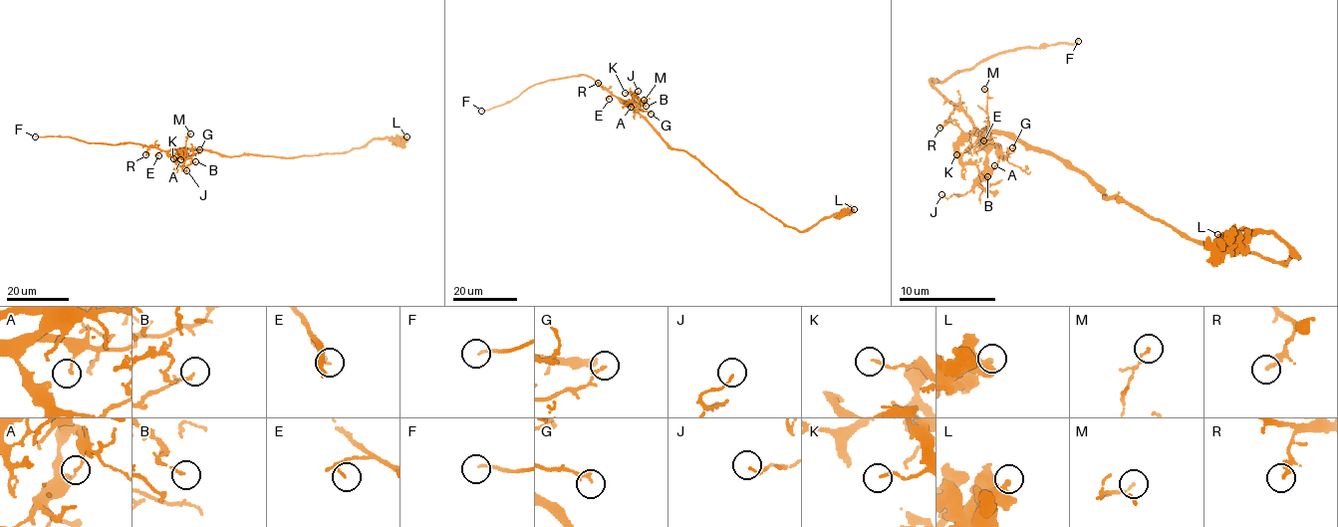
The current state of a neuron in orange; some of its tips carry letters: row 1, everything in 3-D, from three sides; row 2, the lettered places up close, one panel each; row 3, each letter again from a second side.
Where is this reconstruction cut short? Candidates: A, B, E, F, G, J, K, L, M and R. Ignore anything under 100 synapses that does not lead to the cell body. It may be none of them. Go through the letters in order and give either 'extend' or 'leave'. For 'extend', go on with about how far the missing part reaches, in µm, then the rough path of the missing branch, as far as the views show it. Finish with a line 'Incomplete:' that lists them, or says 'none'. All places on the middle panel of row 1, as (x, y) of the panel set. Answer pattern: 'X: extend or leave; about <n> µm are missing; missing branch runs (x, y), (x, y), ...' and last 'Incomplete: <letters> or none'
A: leave
B: leave
E: leave
F: extend; about 10 µm are missing; missing branch runs (481, 111), (456, 117)
G: leave
J: leave
K: leave
L: leave
M: leave
R: leave
Incomplete: F

